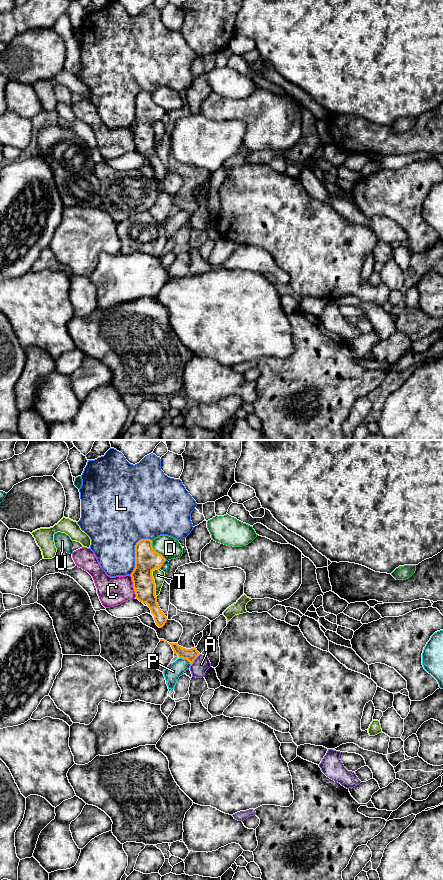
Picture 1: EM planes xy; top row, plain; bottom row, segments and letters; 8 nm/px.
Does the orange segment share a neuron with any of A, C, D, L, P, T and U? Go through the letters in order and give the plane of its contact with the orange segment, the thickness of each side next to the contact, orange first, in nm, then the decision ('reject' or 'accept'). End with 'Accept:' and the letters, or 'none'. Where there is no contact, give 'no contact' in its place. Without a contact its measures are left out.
A: xy | 100/140 nm | reject
C: xy | 190/240 nm | reject
D: xy | 190/170 nm | reject
L: xy | 190/420 nm | reject
P: xy | 100/140 nm | reject
T: xy | 190/100 nm | reject
U: xy | 190/60 nm | reject
Accept: none

